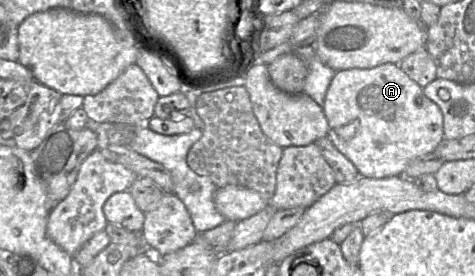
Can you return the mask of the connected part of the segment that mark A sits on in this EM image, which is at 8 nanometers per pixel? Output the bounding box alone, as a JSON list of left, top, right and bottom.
[322,63,444,178]

